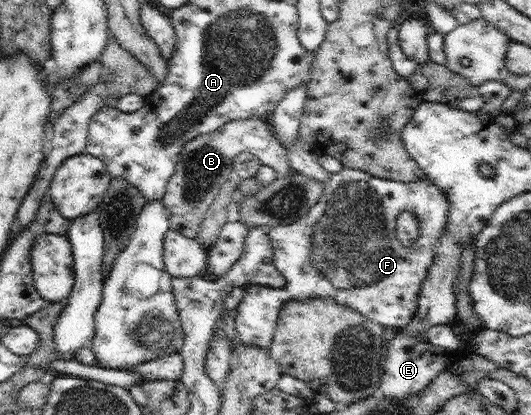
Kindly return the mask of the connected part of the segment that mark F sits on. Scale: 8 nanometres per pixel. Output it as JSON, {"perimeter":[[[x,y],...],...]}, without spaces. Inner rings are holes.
{"perimeter":[[[342,167],[338,173],[329,177],[320,200],[310,208],[301,222],[266,229],[274,250],[274,266],[283,276],[285,286],[274,288],[258,283],[247,284],[244,296],[236,307],[234,322],[236,336],[243,344],[267,350],[284,304],[288,300],[310,300],[318,296],[322,298],[330,296],[338,304],[358,310],[362,316],[382,326],[405,327],[415,315],[418,308],[418,294],[434,266],[436,246],[448,222],[448,210],[450,210],[448,197],[436,184],[426,178],[407,183],[381,179],[368,172]],[[406,209],[418,217],[420,225],[420,236],[416,244],[410,248],[402,246],[396,238],[396,219],[398,214]]]}

